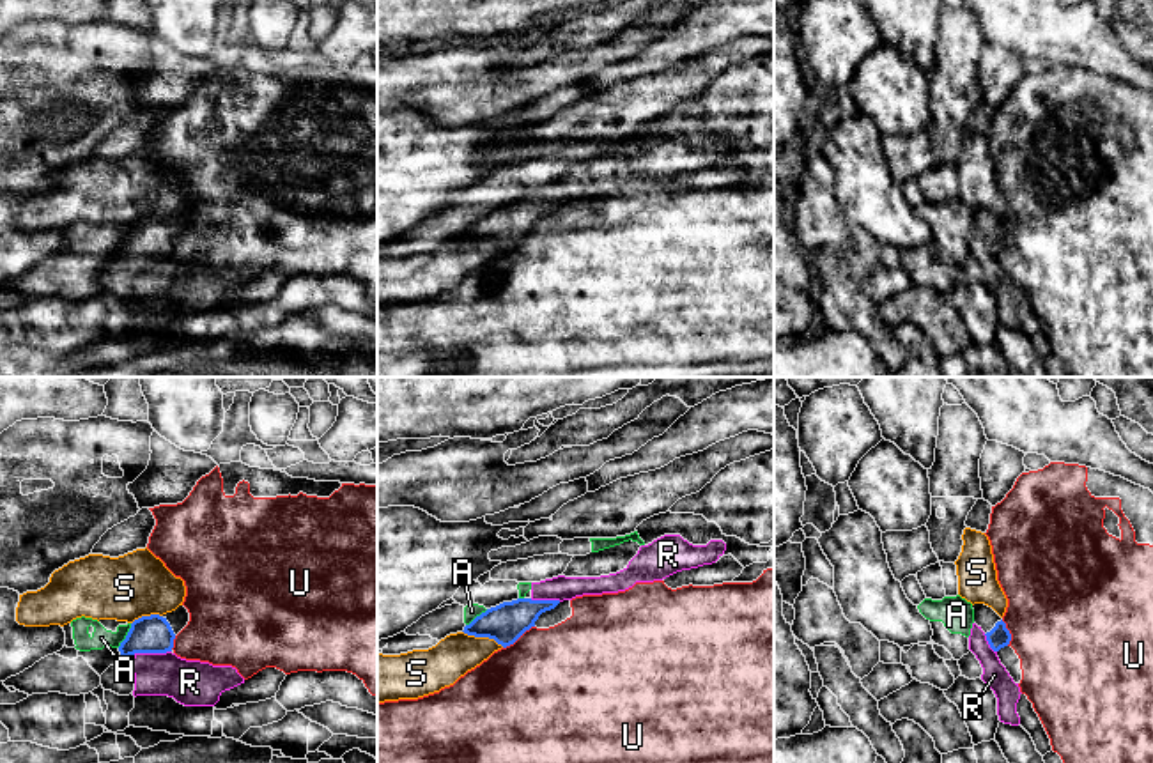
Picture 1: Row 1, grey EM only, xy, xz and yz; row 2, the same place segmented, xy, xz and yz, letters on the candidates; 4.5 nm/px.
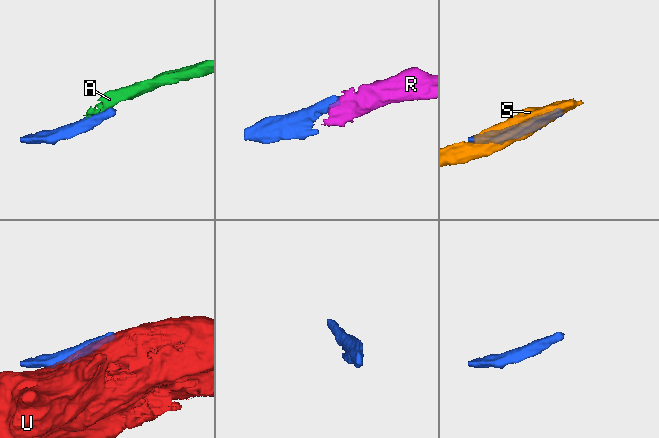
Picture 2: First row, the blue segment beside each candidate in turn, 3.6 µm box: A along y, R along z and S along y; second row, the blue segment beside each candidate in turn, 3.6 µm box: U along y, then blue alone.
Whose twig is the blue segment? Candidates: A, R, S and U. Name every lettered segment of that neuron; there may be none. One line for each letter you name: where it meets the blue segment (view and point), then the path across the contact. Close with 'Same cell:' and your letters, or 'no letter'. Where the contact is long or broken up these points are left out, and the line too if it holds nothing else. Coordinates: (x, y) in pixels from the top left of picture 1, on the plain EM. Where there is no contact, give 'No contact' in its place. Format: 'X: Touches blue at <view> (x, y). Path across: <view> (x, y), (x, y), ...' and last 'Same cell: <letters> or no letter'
R: Touches blue at xy (151, 255). Path across: xy (149, 238), (151, 255), (177, 282), (190, 285)
Same cell: R

